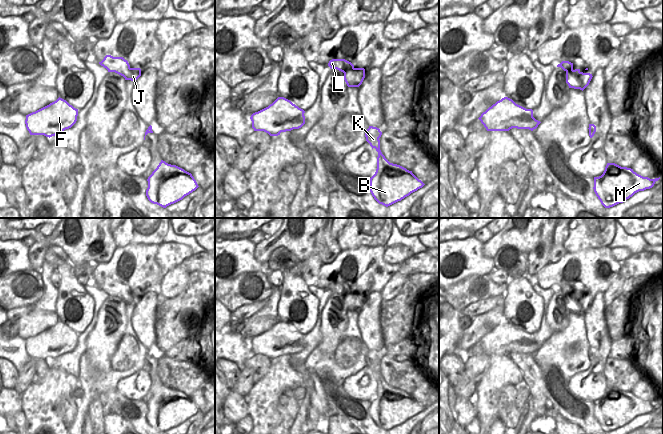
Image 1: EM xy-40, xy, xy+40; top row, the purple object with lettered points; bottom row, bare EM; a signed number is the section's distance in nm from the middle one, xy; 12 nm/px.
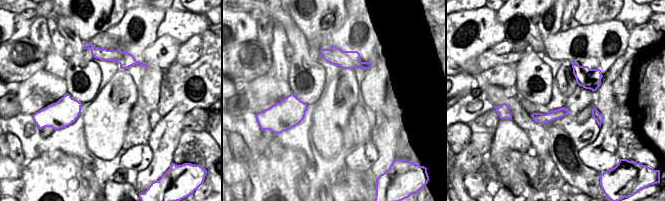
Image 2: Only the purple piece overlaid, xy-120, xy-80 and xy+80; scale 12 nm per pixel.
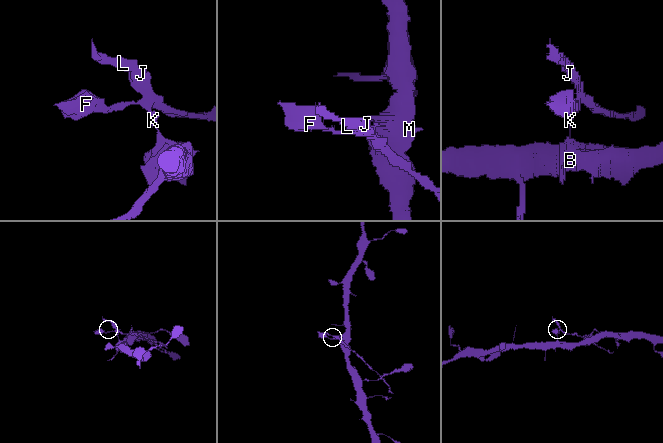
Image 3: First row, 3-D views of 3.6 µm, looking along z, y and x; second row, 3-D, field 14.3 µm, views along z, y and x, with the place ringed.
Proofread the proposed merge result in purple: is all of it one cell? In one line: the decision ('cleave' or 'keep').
cleave

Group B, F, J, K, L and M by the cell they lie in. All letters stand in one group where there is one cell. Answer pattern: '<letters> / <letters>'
B M / F J K L

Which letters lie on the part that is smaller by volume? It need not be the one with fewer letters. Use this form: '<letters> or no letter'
F, J, K, L

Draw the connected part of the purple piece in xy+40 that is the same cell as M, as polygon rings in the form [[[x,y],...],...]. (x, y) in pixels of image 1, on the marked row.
[[[607,163],[603,174],[594,177],[594,192],[605,208],[613,207],[639,191],[650,189],[659,178],[643,177],[631,168]]]

